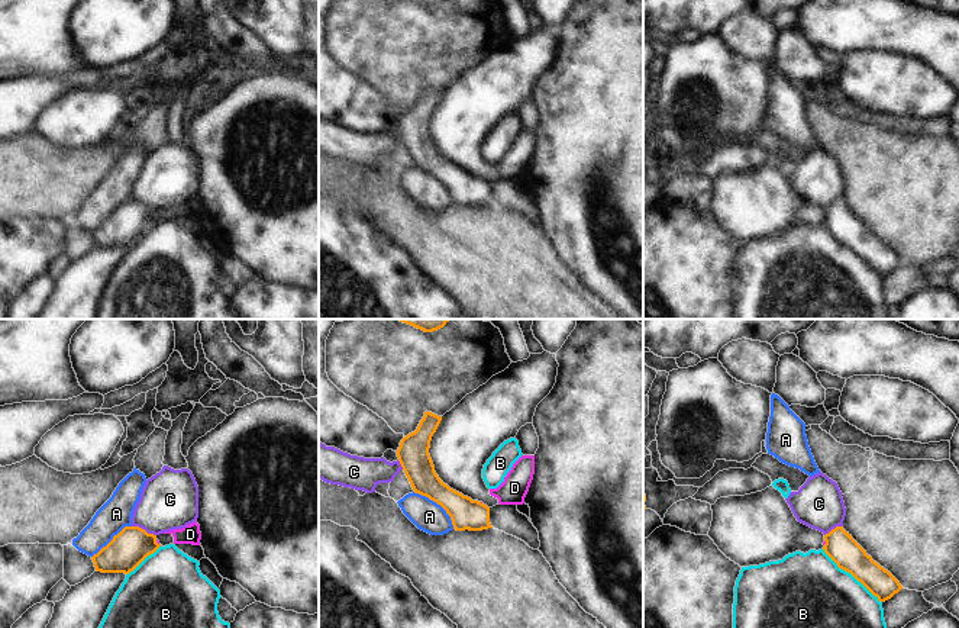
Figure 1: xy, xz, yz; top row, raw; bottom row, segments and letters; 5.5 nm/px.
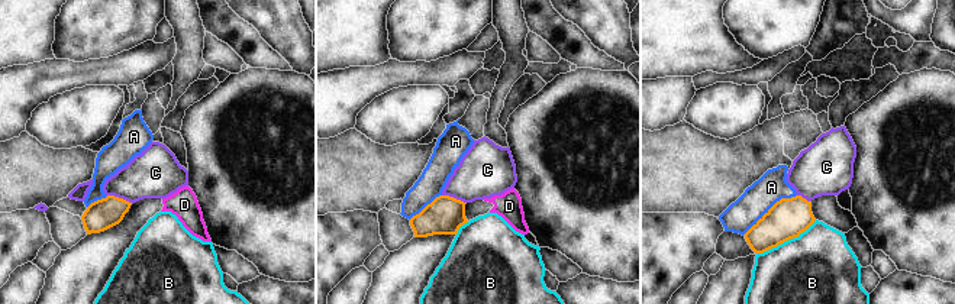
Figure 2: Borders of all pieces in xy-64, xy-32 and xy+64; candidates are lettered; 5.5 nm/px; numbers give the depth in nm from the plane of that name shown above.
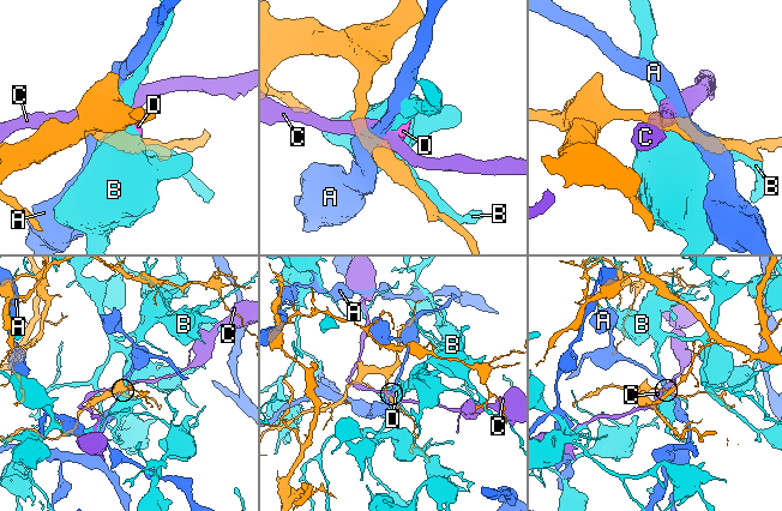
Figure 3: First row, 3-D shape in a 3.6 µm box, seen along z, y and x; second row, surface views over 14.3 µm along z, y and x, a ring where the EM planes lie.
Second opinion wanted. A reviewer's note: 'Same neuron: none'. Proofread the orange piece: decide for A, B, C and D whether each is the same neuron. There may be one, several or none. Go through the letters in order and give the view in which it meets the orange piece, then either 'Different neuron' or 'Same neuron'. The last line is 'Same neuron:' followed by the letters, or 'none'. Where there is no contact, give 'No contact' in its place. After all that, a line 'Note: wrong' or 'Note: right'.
A: Touches orange in xz. Different neuron
B: Touches orange in yz. Different neuron
C: Touches orange in xy. Different neuron
D: Touches orange in xy. Different neuron
Same neuron: none
Note: right

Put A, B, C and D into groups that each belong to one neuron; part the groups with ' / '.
A / B / C / D

